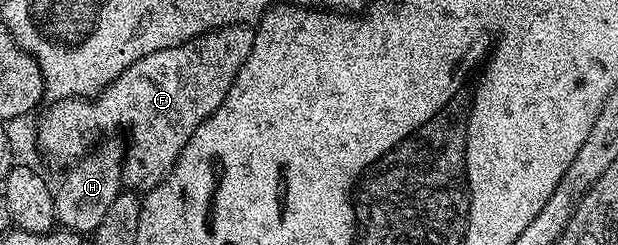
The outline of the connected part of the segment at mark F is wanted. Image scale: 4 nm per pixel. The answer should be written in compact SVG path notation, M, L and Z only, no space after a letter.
M250 25L222 26L219 30L210 30L180 46L165 48L137 60L117 80L113 80L104 90L91 98L60 98L50 103L51 107L39 118L39 146L47 158L55 162L74 163L91 150L96 141L98 130L103 132L119 132L127 130L126 154L123 160L122 181L132 191L146 192L152 190L166 174L171 173L173 164L181 156L185 144L193 136L193 132L206 120L225 100L241 64L249 60L249 52L253 52L254 29Z

